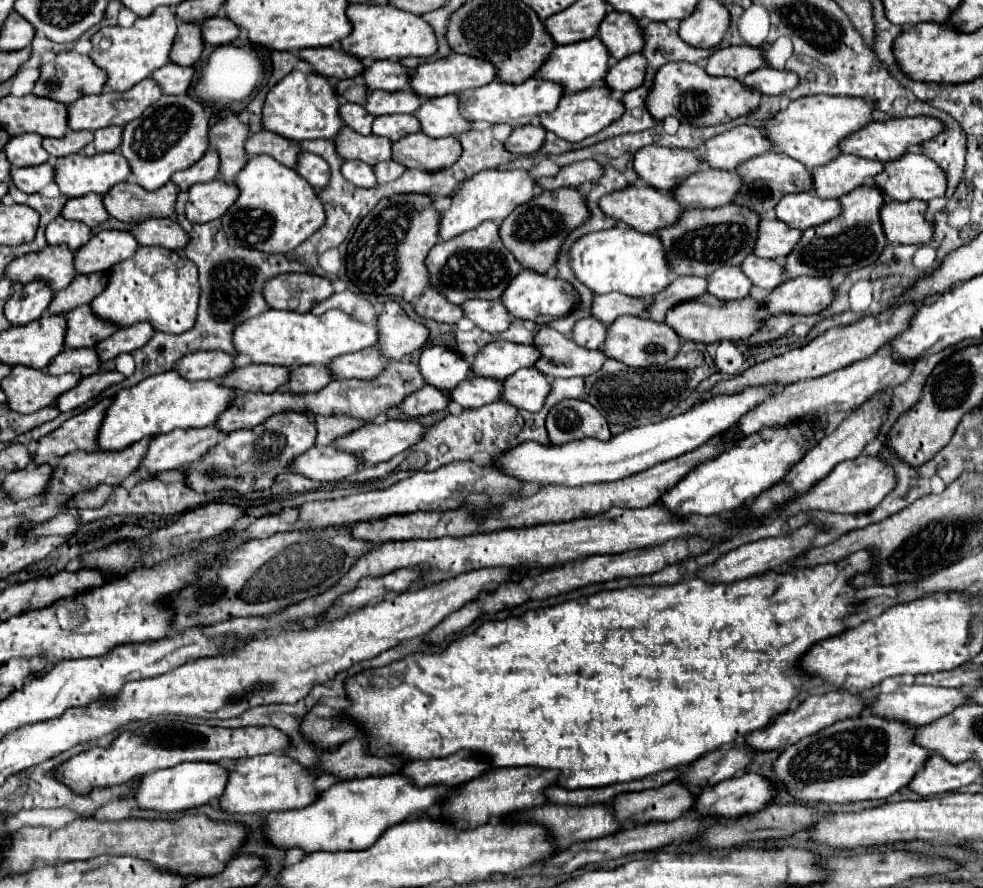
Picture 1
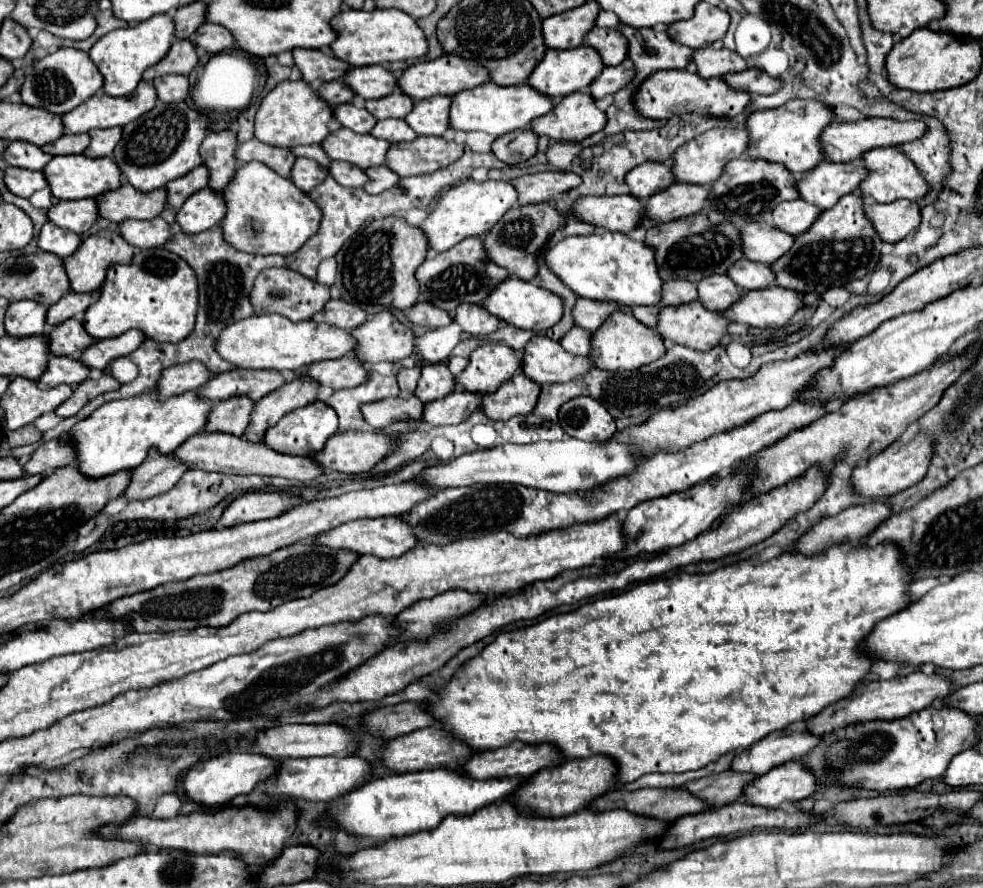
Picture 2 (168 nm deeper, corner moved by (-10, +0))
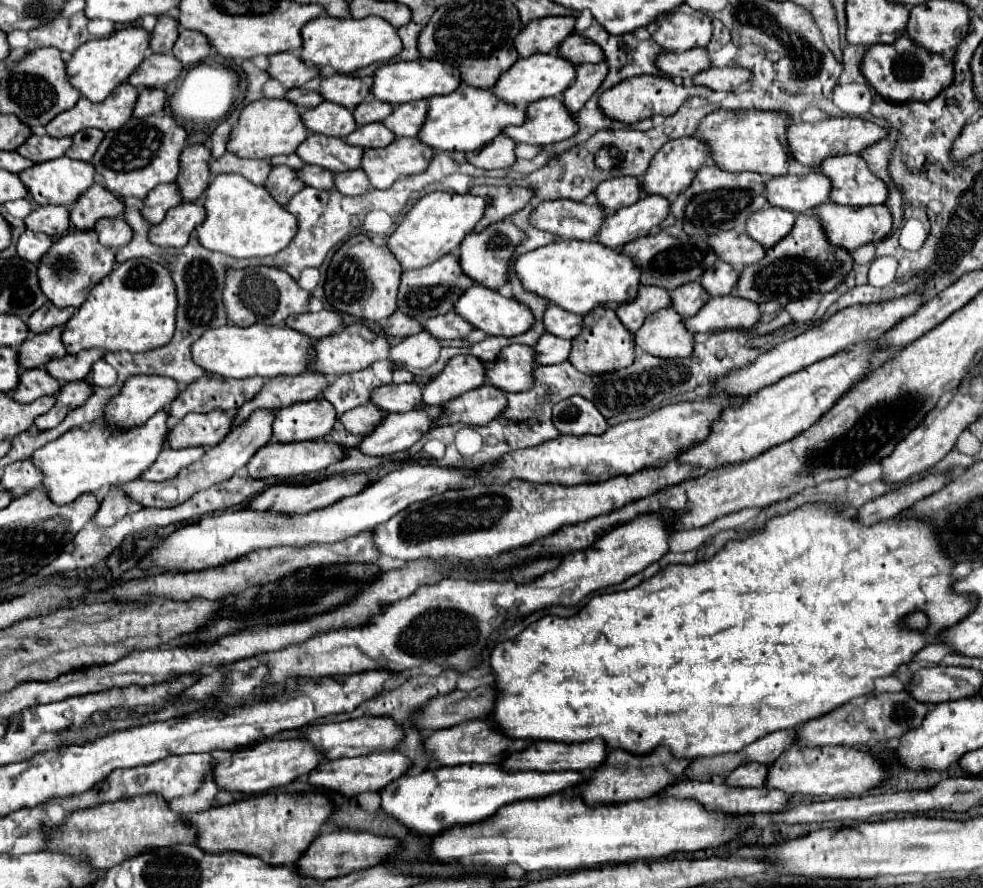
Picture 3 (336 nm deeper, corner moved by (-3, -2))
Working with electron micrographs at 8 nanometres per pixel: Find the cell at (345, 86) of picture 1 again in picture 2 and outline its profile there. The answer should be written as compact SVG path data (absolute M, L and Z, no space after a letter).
M329 81L329 83L323 83L319 87L319 95L331 105L331 107L337 107L337 105L343 105L343 103L351 103L355 93L349 85L345 85L345 81Z

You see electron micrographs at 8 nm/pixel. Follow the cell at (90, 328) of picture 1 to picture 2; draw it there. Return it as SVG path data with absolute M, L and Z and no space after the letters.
M77 317L67 319L49 333L49 347L55 355L79 357L81 351L91 347L93 343L95 339L83 329L83 321Z

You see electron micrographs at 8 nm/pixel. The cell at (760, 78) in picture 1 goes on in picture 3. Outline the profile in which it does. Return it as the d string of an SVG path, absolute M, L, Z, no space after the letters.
M708 67L692 79L694 85L704 85L712 91L734 91L738 85L750 79L750 71L742 67Z

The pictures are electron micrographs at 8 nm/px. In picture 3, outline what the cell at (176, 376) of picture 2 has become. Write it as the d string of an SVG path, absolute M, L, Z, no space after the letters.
M156 375L128 377L124 381L124 387L120 389L120 395L114 395L108 401L108 407L104 409L104 415L102 415L102 423L106 427L118 427L118 429L138 427L140 423L146 423L154 413L168 409L168 405L176 399L176 395L178 395L178 385L172 379L156 377Z

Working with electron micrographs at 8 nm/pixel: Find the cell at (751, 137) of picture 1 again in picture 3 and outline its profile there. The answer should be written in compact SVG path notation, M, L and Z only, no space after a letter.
M682 137L682 139L674 139L668 141L650 161L648 171L642 177L642 193L644 195L660 195L666 199L672 199L674 195L678 195L680 191L684 191L684 187L688 187L688 183L692 183L696 171L700 169L700 165L704 165L710 159L708 147L706 143L702 143L698 137Z

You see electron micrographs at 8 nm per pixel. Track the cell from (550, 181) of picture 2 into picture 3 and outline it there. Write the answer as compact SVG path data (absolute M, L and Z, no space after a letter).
M494 185L472 187L468 193L488 199L484 219L480 219L480 223L474 227L476 233L480 233L484 227L504 221L508 215L520 211L520 207L524 207L534 195L530 189L524 189L524 187L494 187Z

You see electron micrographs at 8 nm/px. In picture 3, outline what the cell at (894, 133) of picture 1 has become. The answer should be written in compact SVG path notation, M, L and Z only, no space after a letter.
M830 117L826 121L816 123L804 123L804 121L792 121L786 129L788 135L788 147L792 159L800 161L806 167L818 167L826 157L830 155L848 155L848 153L860 153L862 149L874 145L882 137L886 137L886 129L878 127L872 121L864 119L852 119L852 117Z

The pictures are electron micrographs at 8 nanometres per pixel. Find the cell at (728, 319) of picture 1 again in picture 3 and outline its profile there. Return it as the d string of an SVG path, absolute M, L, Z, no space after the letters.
M670 307L652 313L632 335L632 341L638 349L662 359L688 357L692 353L692 333L686 331L684 319Z

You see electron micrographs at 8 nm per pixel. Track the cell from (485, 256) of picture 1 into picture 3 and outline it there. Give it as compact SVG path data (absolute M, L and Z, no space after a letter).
M448 253L444 257L440 257L436 263L424 267L424 269L416 269L416 271L404 271L402 279L400 279L400 287L398 287L398 309L416 319L416 321L424 321L426 317L436 317L436 315L444 315L448 311L452 311L456 299L468 289L472 287L474 281L468 279L458 265L458 257Z

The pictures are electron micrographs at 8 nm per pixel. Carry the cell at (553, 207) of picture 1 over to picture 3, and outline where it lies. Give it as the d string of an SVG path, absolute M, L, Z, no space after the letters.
M510 221L492 223L482 233L470 233L464 237L464 243L460 243L460 253L458 253L460 269L464 271L464 275L470 275L472 281L490 289L498 289L508 281L508 265L516 245L522 239L524 239L524 233L518 231L518 227L512 227Z

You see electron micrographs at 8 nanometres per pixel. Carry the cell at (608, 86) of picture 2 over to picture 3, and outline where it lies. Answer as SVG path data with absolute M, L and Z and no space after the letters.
M604 61L596 65L578 65L572 85L562 93L564 107L568 107L572 115L576 115L584 107L584 103L592 97L592 93L600 87L606 73L608 65Z

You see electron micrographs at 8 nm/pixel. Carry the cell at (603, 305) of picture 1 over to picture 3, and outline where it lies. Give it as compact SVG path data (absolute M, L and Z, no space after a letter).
M550 305L544 311L542 323L544 323L546 333L552 333L552 335L562 337L562 339L572 339L582 329L582 317L580 315L560 311L560 307L556 307L556 305Z

